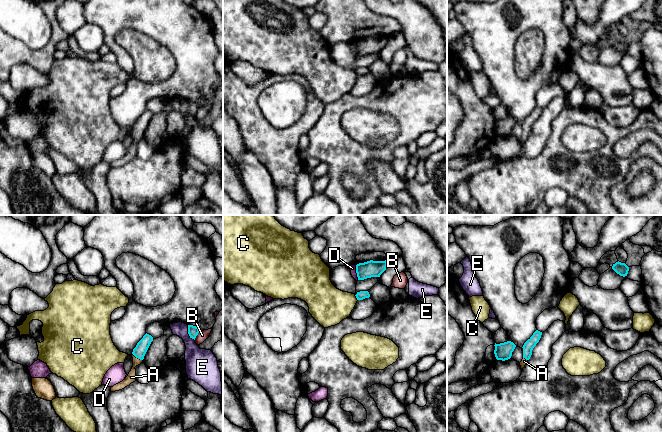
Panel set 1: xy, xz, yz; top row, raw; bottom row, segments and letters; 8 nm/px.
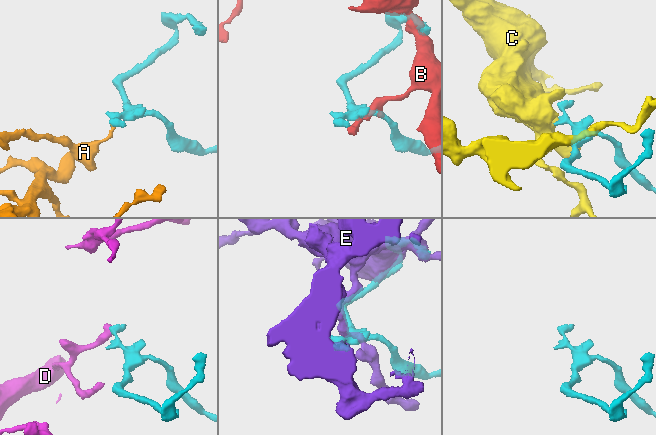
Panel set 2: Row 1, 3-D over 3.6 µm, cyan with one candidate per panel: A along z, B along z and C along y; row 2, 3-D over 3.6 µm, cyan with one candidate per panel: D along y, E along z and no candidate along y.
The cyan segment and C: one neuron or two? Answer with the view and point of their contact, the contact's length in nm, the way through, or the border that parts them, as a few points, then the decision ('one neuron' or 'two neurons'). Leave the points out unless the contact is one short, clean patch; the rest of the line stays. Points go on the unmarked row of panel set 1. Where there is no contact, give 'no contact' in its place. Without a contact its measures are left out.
xz (356, 73) | 50 nm | along xz (354, 71), (357, 76) | two neurons

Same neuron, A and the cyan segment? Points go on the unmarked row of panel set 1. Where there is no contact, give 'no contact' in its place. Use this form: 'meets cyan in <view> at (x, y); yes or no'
meets cyan in xy at (137, 133); yes

